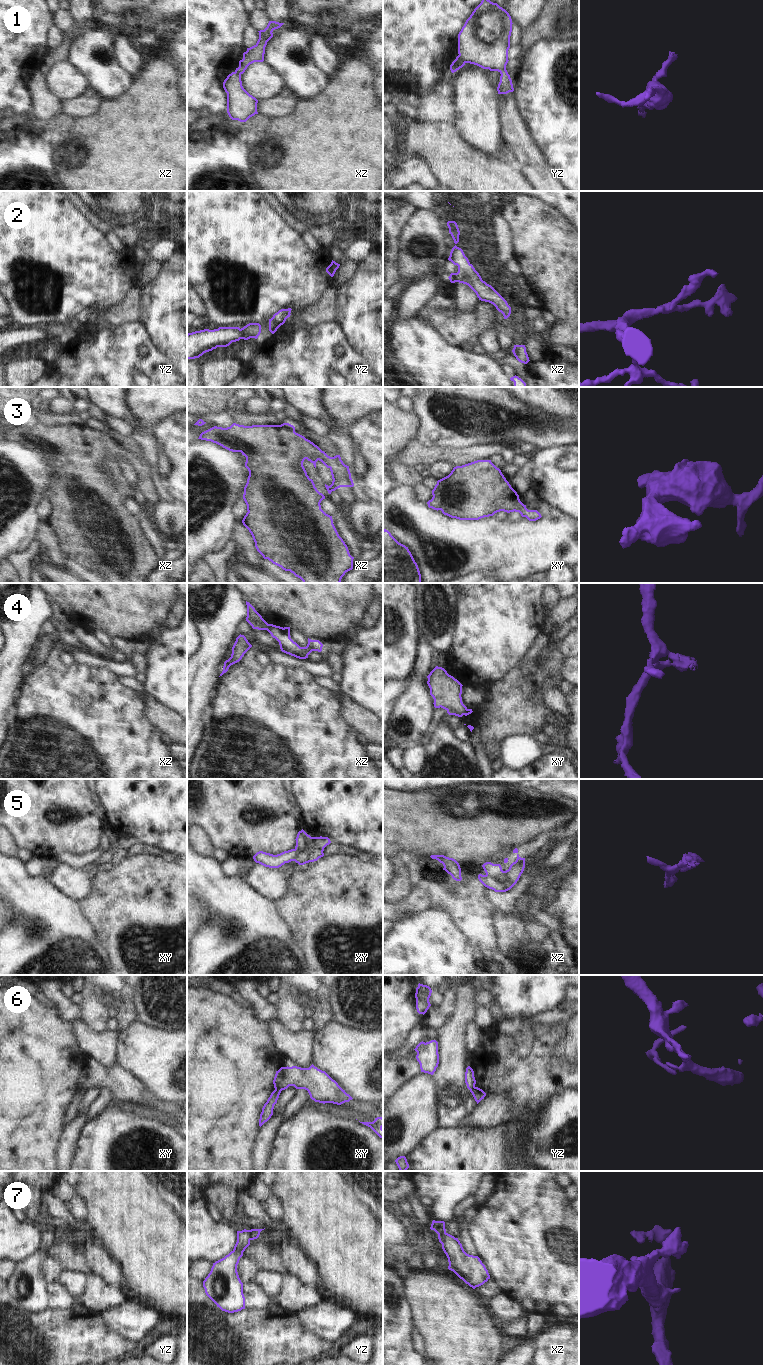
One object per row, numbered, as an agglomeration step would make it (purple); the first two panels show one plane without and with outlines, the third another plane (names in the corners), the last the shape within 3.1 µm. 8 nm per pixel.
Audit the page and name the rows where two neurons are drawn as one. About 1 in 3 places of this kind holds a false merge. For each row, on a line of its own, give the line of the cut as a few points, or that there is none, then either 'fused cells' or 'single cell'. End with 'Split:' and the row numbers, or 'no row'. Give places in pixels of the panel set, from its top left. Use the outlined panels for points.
1: yz (458, 55), (464, 63) | fused cells
2: no cut | single cell
3: no cut | single cell
4: xz (268, 624), (266, 629) | fused cells
5: no cut | single cell
6: xy (275, 1088), (281, 1090) | fused cells
7: no cut | single cell
Split: 1, 4, 6

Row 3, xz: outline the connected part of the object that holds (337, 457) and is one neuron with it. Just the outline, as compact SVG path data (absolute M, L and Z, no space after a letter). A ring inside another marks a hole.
M233 423L230 427L214 426L202 432L198 439L211 441L232 452L241 452L246 457L245 467L249 471L244 487L243 499L247 505L247 513L242 523L251 533L257 551L273 564L285 571L290 571L303 583L340 583L346 572L353 569L353 559L348 547L339 536L332 516L321 509L321 501L325 496L320 493L312 479L309 478L303 466L305 459L316 468L316 462L321 461L330 469L332 484L325 484L329 494L340 487L353 487L349 466L345 465L340 455L328 456L317 445L295 432L295 427L289 423L281 425L244 426Z

